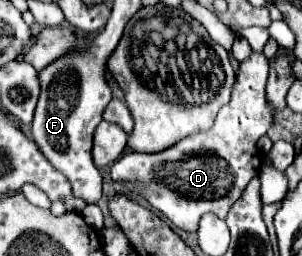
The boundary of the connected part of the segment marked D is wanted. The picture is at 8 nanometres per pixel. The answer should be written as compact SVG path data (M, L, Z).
M252 51L250 57L240 63L232 99L218 111L212 129L190 133L186 139L158 153L122 155L112 165L112 179L124 183L130 191L140 193L182 231L196 233L198 223L206 213L226 219L228 209L238 201L248 181L262 169L262 155L256 151L256 141L266 135L274 117L264 97L266 77L266 55Z

